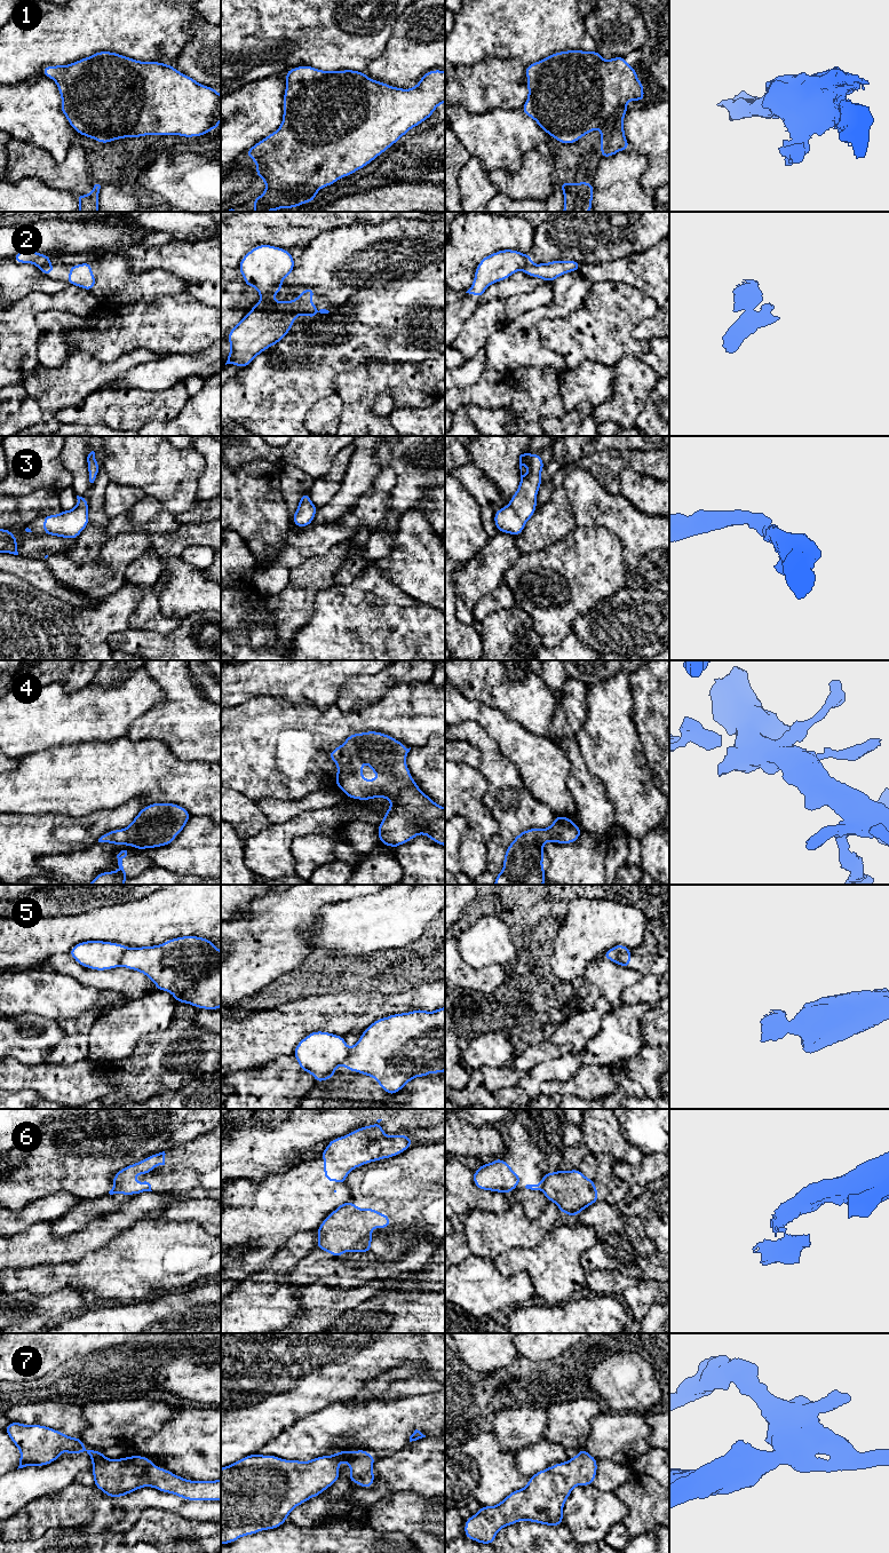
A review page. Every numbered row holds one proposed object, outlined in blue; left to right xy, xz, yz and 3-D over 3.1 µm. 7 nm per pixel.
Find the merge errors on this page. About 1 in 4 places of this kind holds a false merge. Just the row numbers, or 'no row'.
2, 5, 6

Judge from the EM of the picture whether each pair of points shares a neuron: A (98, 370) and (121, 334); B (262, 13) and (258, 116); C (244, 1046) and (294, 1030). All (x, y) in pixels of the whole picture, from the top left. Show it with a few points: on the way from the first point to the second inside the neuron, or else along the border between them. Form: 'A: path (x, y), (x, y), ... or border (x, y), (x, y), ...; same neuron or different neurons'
A: border (80, 349), (104, 362), (113, 362), (129, 351); different neurons
B: border (284, 71), (252, 80), (233, 90); different neurons
C: path (256, 1039), (282, 1030); same neuron

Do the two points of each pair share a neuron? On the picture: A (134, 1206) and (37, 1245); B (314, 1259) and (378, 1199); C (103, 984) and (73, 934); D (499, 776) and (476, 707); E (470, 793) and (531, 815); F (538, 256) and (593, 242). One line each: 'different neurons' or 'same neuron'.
A: same neuron
B: same neuron
C: different neurons
D: different neurons
E: different neurons
F: same neuron

